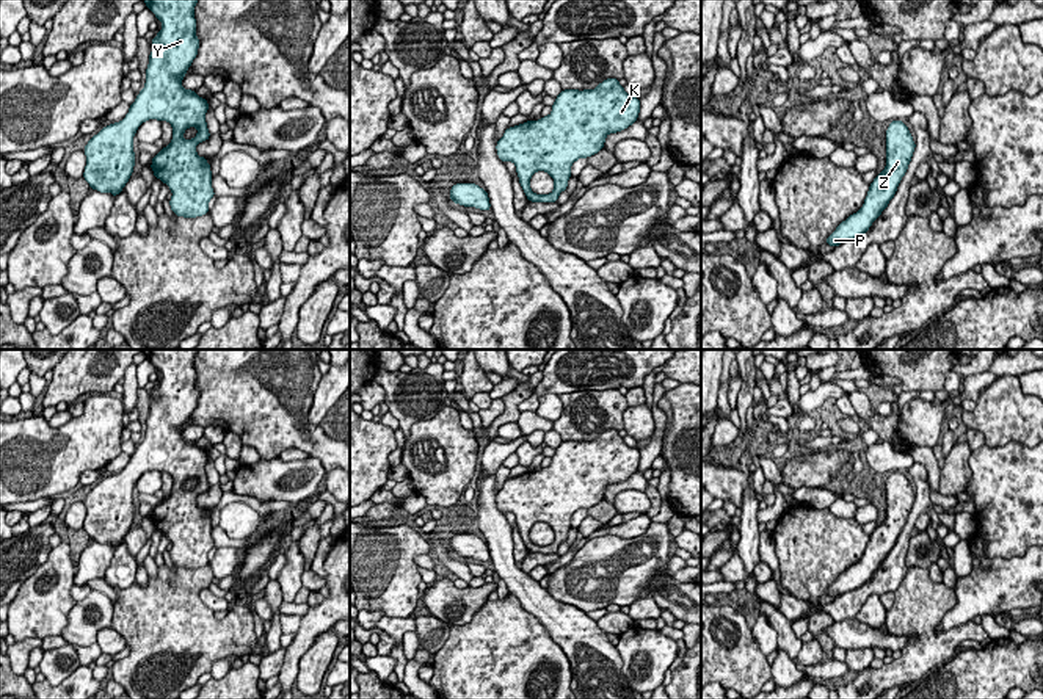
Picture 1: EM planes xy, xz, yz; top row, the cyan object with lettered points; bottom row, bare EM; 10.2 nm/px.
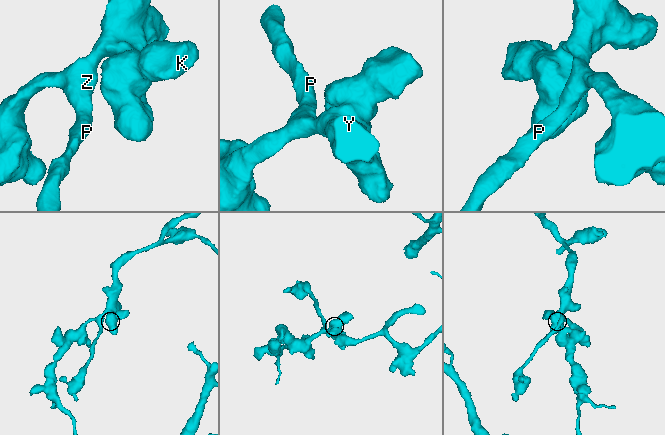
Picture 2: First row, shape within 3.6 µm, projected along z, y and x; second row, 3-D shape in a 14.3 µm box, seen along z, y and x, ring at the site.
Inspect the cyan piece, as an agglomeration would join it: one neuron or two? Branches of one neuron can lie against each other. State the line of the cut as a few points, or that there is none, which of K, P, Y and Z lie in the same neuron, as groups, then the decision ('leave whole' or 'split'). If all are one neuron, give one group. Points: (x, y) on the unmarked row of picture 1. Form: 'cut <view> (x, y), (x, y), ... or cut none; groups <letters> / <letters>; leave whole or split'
cut none; groups K P Y Z; leave whole

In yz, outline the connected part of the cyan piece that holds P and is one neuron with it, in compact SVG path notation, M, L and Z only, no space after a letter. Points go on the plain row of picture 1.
M891 472L886 481L886 517L869 536L863 558L842 572L836 581L827 588L827 596L839 597L869 581L874 572L888 558L897 538L911 512L916 494L903 472Z

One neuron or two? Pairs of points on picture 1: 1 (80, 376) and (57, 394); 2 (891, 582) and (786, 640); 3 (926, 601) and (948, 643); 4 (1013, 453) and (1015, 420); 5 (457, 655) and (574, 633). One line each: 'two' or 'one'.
1: one
2: two
3: one
4: two
5: two

